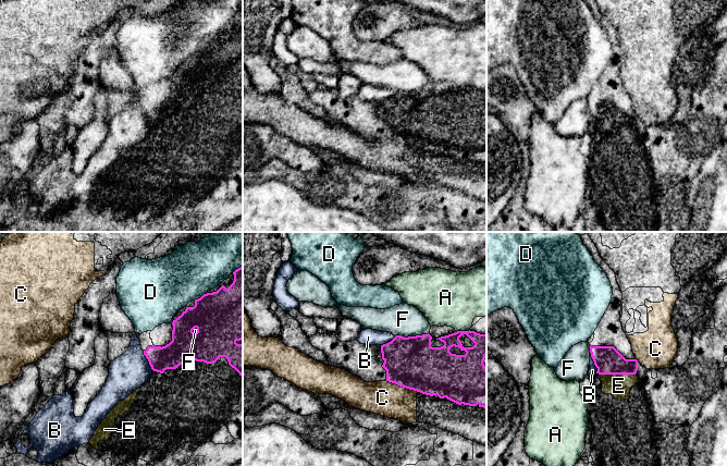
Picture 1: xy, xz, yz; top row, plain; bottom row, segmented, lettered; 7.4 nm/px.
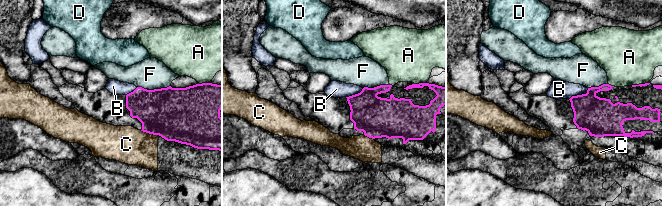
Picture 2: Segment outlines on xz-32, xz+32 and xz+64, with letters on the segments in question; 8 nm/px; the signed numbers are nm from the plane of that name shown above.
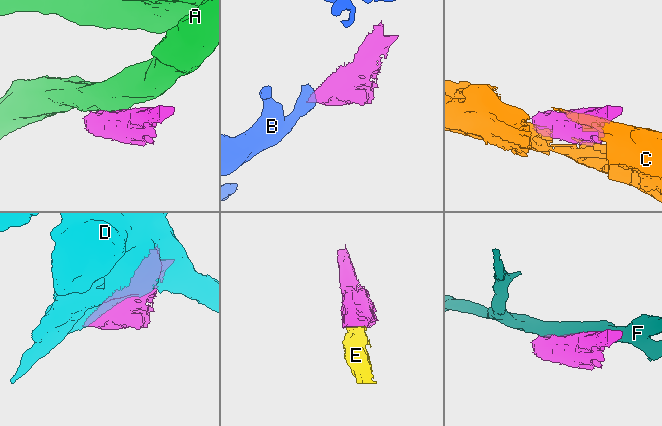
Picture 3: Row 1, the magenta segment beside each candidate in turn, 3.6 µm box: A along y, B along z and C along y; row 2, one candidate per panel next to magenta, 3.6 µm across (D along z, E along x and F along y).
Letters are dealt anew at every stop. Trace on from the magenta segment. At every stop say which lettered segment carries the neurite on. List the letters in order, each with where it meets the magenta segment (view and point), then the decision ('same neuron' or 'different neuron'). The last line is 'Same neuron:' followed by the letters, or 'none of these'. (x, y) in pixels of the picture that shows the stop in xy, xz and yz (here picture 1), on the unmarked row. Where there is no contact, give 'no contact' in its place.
A: xz (463, 87) | different neuron
B: yz (594, 119) | different neuron
C: xz (402, 142) | different neuron
D: xy (201, 52) | different neuron
E: yz (617, 130) | same neuron
F: xz (411, 93) | different neuron
Same neuron: E

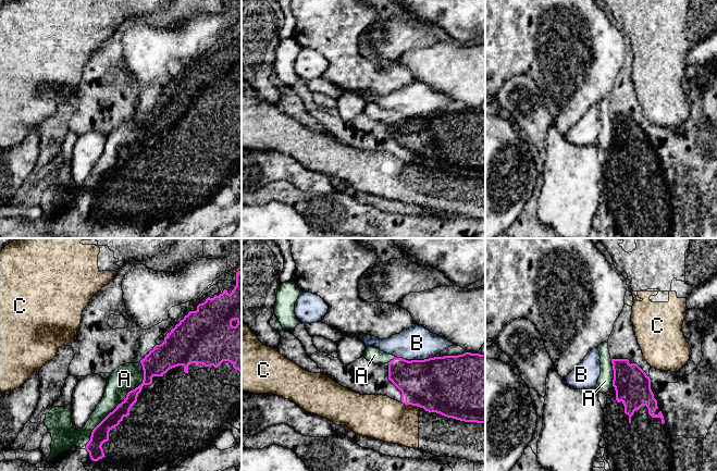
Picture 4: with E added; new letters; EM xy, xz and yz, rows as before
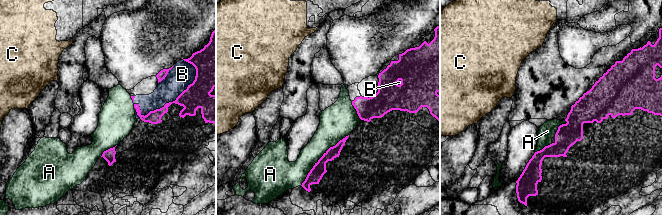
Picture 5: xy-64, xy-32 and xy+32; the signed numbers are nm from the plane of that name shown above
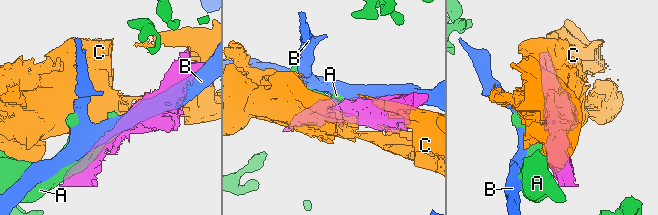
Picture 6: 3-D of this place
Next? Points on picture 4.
A: xy (121, 159) | different neuron
B: xz (416, 116) | different neuron
C: xz (411, 161) | different neuron
Same neuron: none of these

